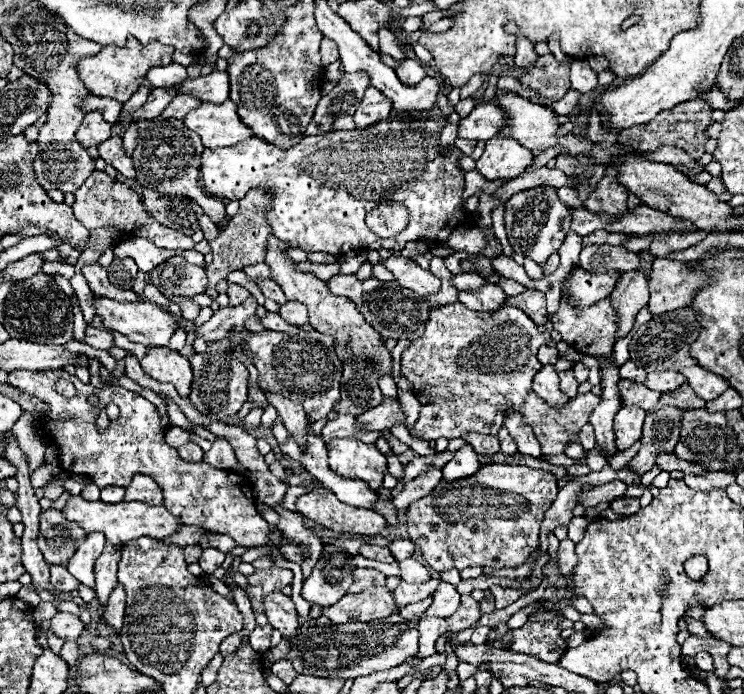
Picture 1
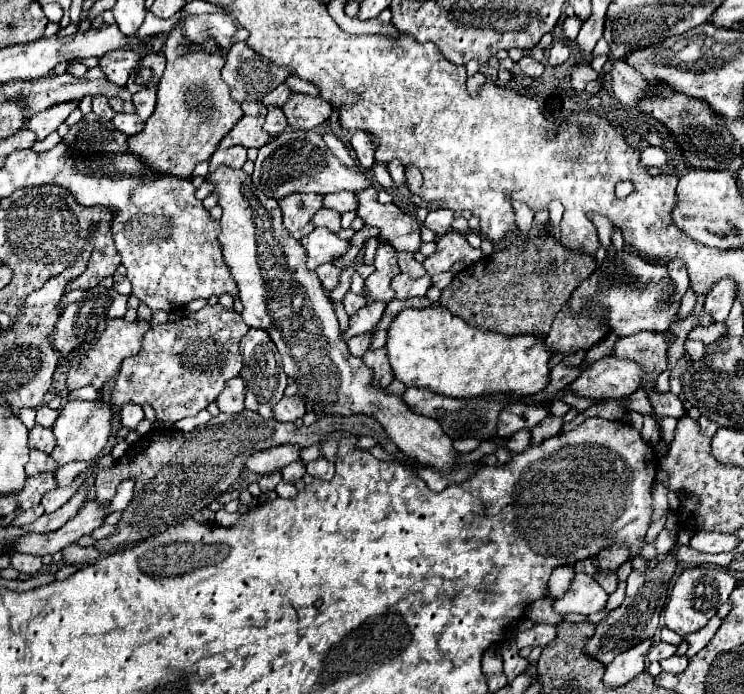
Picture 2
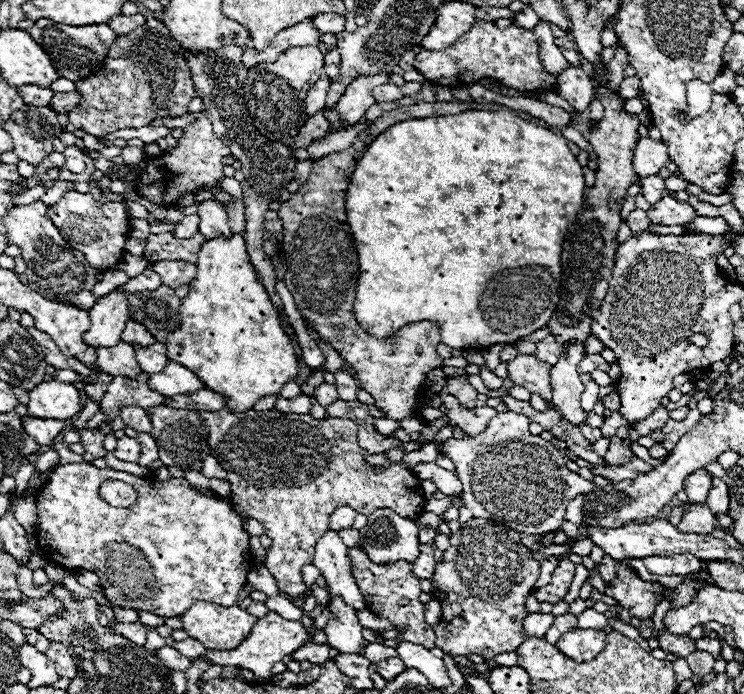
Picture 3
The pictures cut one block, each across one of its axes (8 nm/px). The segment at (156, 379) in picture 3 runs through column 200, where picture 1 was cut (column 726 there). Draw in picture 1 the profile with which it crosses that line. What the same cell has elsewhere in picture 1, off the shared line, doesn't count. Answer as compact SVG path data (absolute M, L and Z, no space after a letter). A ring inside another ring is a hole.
M688 366L688 368L682 368L680 370L686 380L688 380L688 386L694 388L696 396L702 396L702 400L714 400L718 398L728 386L728 382L708 370L704 370L702 366Z

